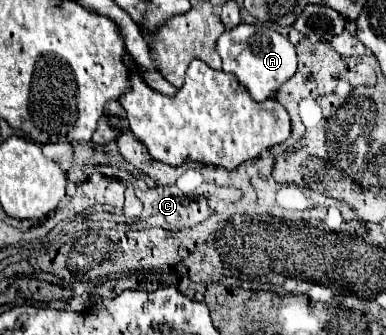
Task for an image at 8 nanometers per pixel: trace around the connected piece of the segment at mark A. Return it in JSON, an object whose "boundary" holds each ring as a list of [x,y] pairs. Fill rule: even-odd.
{"boundary":[[[240,24],[232,30],[224,30],[218,38],[218,54],[222,58],[222,70],[236,74],[256,102],[274,98],[276,90],[296,72],[294,44],[276,30],[258,24]]]}

